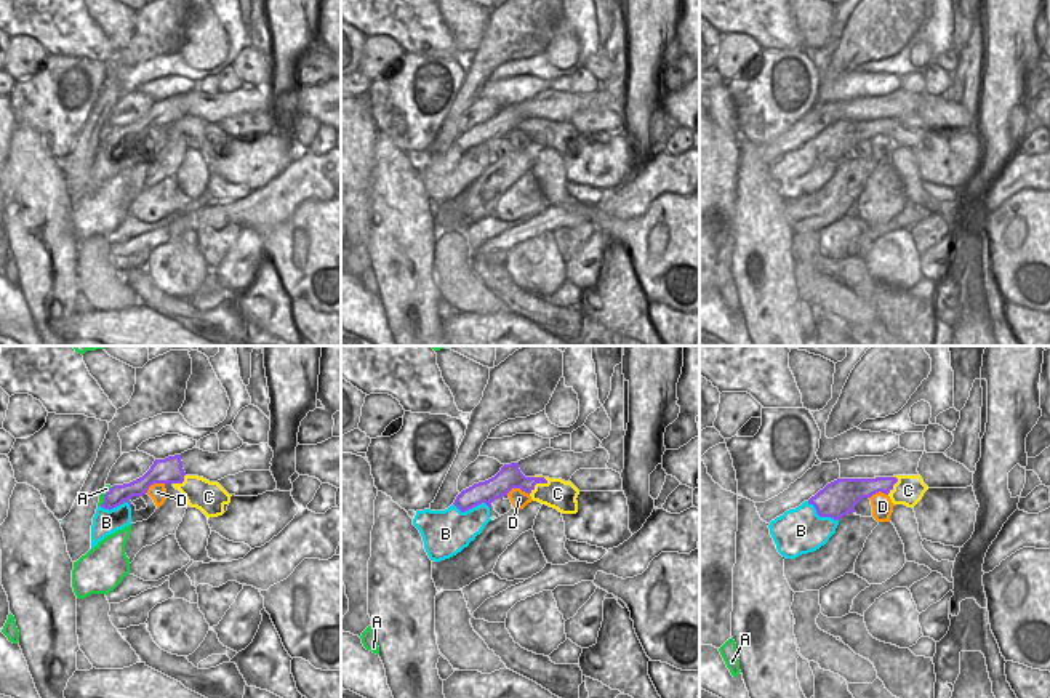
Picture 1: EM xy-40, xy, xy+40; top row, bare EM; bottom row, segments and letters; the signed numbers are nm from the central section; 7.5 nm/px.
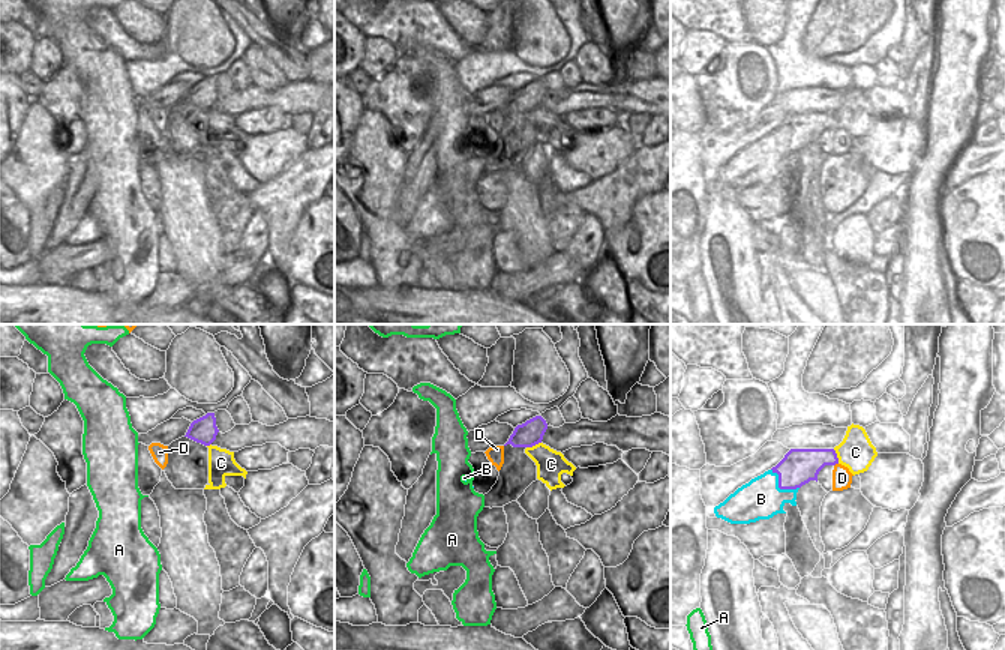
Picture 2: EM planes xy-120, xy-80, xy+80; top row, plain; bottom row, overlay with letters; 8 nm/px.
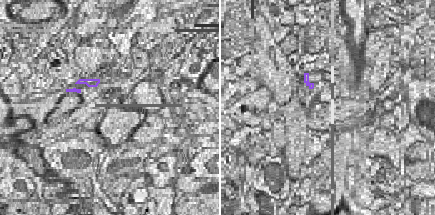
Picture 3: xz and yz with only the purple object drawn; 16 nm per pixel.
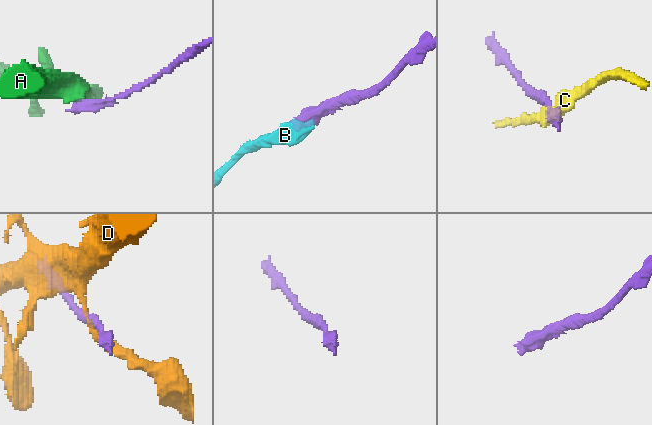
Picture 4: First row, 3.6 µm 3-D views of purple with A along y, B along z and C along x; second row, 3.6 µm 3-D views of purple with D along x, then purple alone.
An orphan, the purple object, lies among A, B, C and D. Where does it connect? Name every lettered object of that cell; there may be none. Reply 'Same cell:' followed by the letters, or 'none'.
Same cell: B

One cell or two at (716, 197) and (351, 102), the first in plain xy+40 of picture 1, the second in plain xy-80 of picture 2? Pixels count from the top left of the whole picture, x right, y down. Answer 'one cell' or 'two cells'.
one cell

